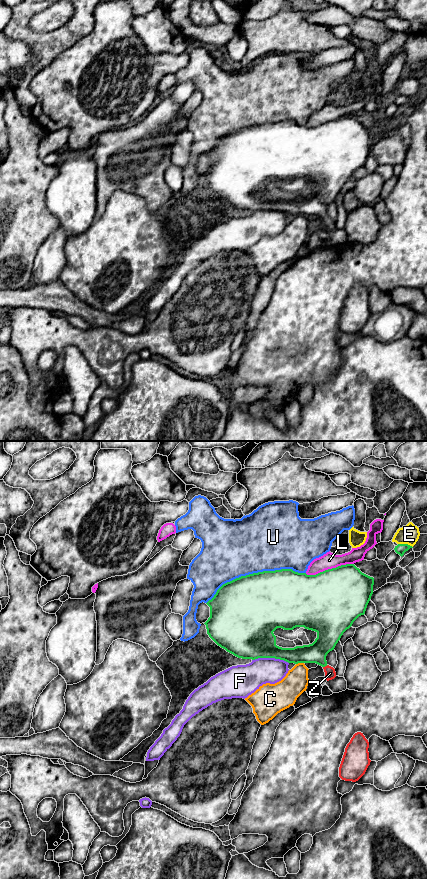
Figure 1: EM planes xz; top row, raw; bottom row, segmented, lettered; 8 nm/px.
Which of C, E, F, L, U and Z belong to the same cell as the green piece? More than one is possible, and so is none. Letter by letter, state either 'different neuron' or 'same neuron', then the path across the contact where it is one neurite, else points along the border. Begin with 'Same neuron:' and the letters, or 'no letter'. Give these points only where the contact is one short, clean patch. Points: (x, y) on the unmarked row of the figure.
Same neuron: Z
C: different neuron
E: different neuron
F: different neuron
L: different neuron
U: different neuron
Z: same neuron | across xz (328, 186), (322, 197), (325, 217), (330, 225)

